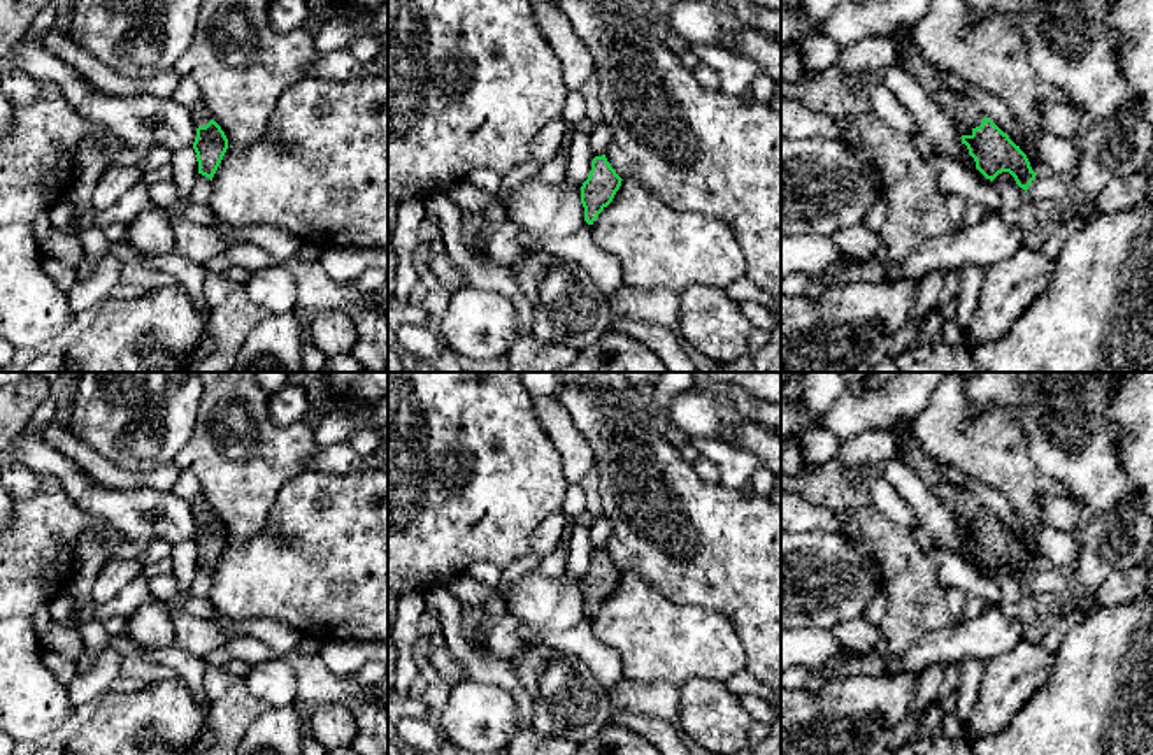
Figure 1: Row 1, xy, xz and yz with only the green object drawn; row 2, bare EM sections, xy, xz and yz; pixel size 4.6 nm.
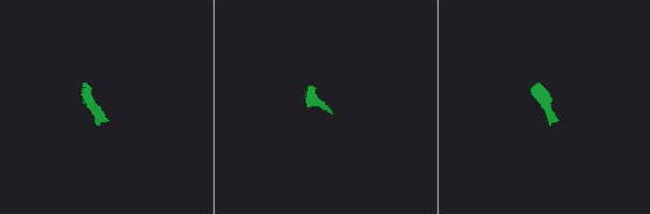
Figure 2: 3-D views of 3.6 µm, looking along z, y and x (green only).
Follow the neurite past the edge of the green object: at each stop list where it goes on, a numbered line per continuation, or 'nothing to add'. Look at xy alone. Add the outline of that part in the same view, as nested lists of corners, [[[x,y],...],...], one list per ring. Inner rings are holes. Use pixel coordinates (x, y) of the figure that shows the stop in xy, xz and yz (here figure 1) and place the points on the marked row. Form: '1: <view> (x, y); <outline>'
1: xy (200, 115); [[[200,100],[193,109],[191,109],[191,119],[195,128],[205,126],[211,119],[214,119],[212,112],[207,109],[207,105]],[[214,119],[216,121],[216,119]]]

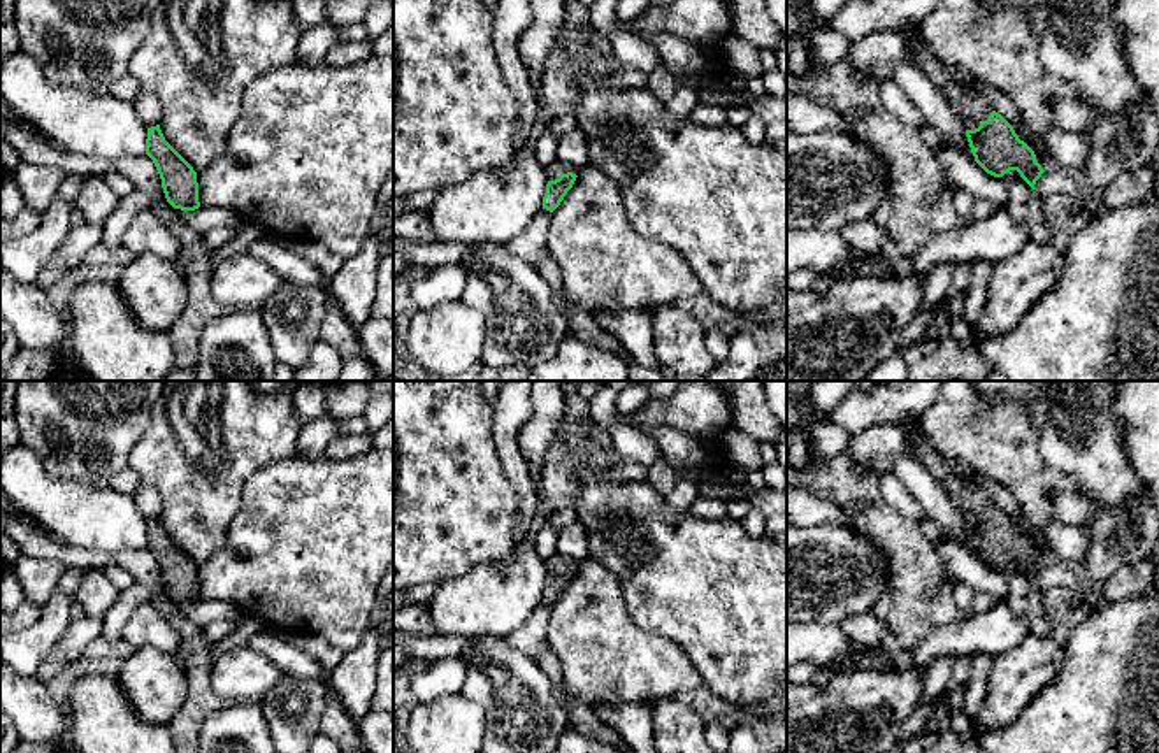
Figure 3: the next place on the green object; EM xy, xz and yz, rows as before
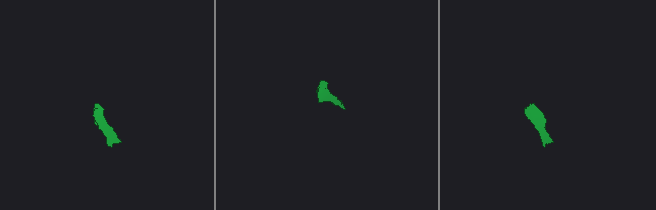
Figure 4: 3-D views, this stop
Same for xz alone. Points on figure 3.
1: xz (557, 167); [[[558,158],[546,169],[548,181],[555,181],[558,179],[560,174],[567,174],[567,172],[578,176],[580,169],[571,163],[564,163]]]

